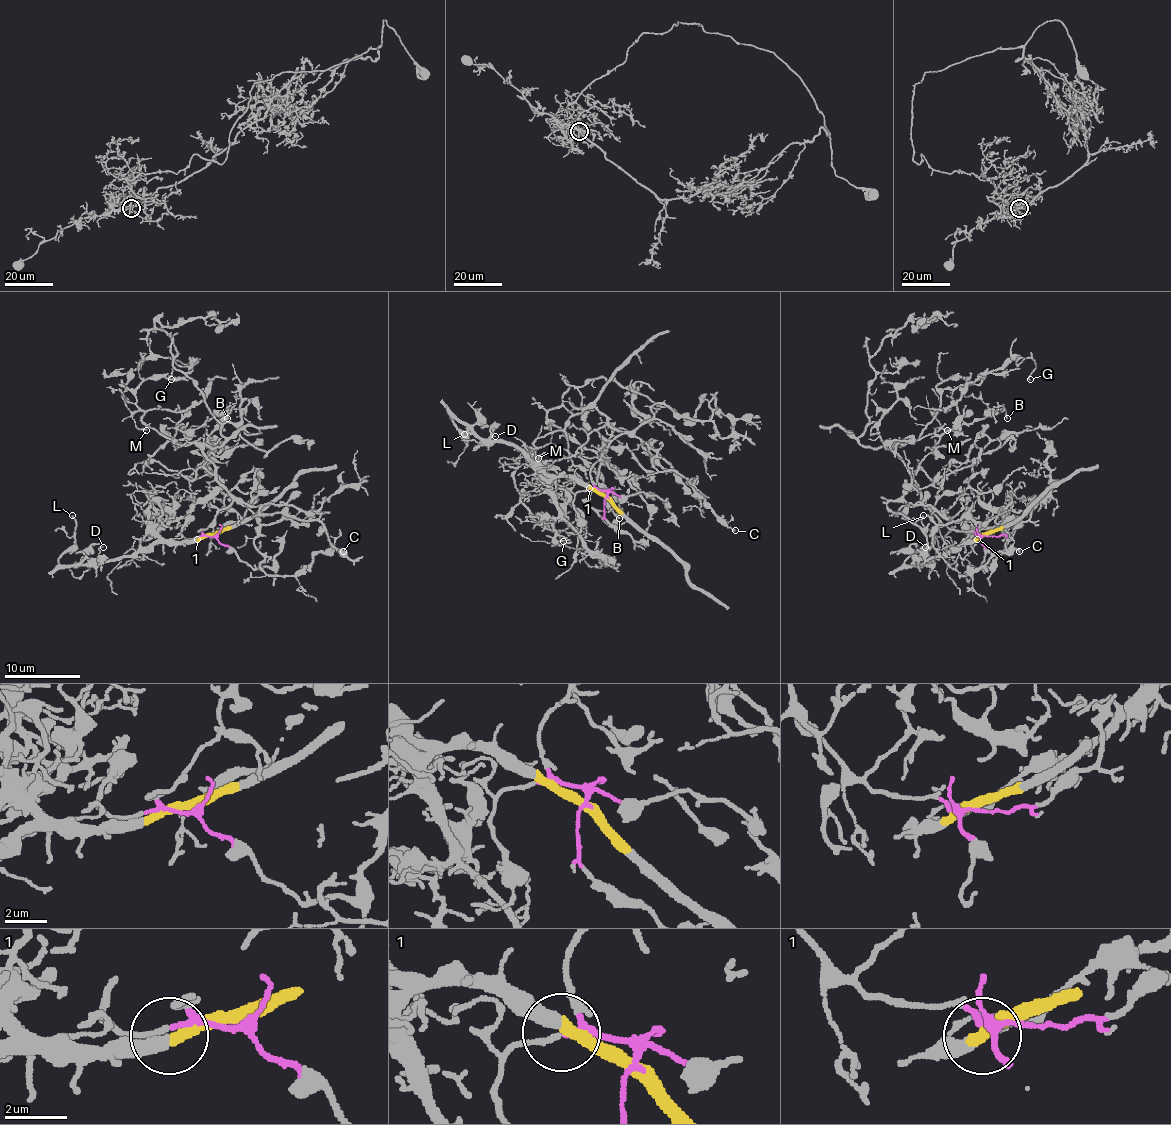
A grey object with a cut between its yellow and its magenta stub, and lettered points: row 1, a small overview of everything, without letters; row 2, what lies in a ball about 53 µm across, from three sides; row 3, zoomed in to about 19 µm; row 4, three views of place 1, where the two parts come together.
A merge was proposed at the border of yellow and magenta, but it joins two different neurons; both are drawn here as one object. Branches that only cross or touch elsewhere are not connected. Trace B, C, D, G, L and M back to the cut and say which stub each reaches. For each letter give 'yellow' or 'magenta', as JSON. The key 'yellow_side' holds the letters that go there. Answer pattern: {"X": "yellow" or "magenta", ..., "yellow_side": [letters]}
{"B": "magenta", "C": "magenta", "D": "yellow", "G": "magenta", "L": "yellow", "M": "magenta", "yellow_side": ["D", "L"]}

